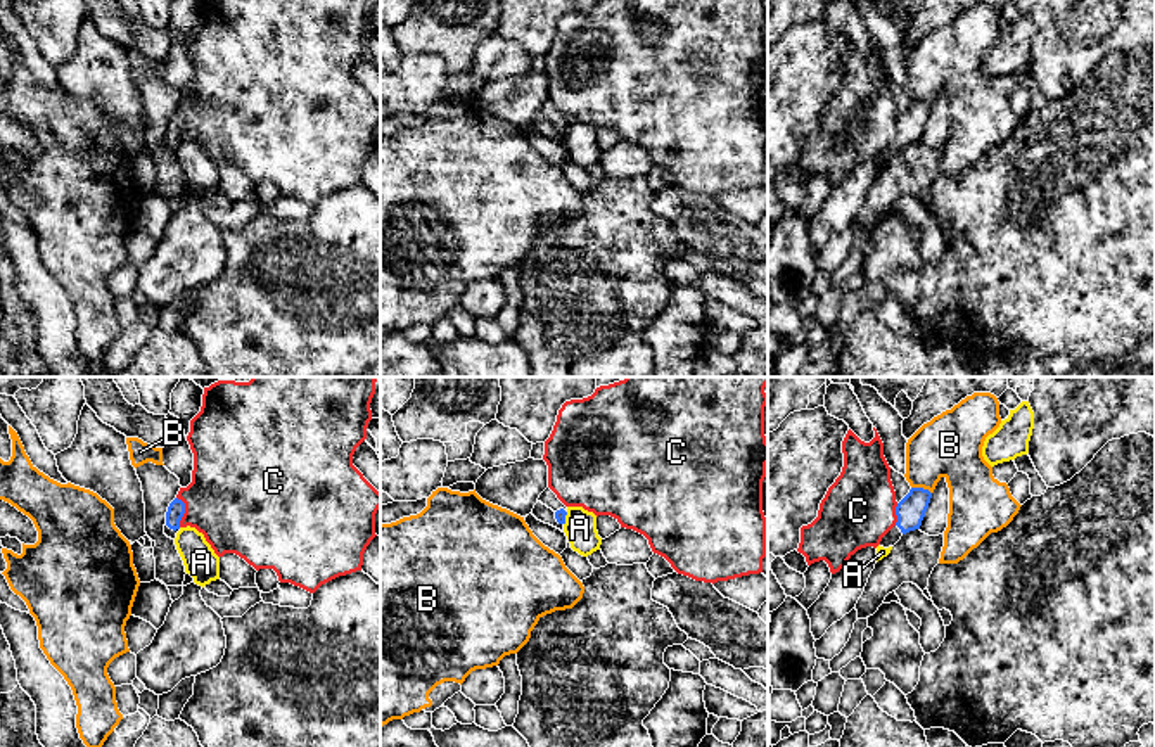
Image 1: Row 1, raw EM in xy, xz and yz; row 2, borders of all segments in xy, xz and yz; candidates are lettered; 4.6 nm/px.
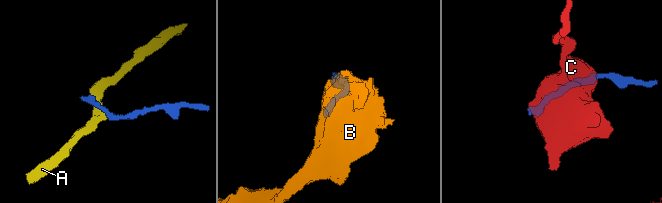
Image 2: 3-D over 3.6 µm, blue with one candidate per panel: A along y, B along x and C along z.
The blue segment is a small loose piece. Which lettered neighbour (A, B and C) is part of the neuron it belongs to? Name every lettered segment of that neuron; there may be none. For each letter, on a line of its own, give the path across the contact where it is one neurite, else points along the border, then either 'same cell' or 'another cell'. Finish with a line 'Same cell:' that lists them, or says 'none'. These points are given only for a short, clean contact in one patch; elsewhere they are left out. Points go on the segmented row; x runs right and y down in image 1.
A: another cell
B: border yz (912, 486), (922, 486), (931, 493); another cell
C: another cell
Same cell: none

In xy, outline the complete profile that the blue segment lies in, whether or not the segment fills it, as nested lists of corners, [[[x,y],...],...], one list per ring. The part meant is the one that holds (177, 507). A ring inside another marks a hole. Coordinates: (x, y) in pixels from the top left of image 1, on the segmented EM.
[[[175,498],[166,512],[166,524],[164,524],[164,534],[171,540],[176,538],[176,533],[180,531],[180,520],[185,514],[185,503],[178,498]]]

